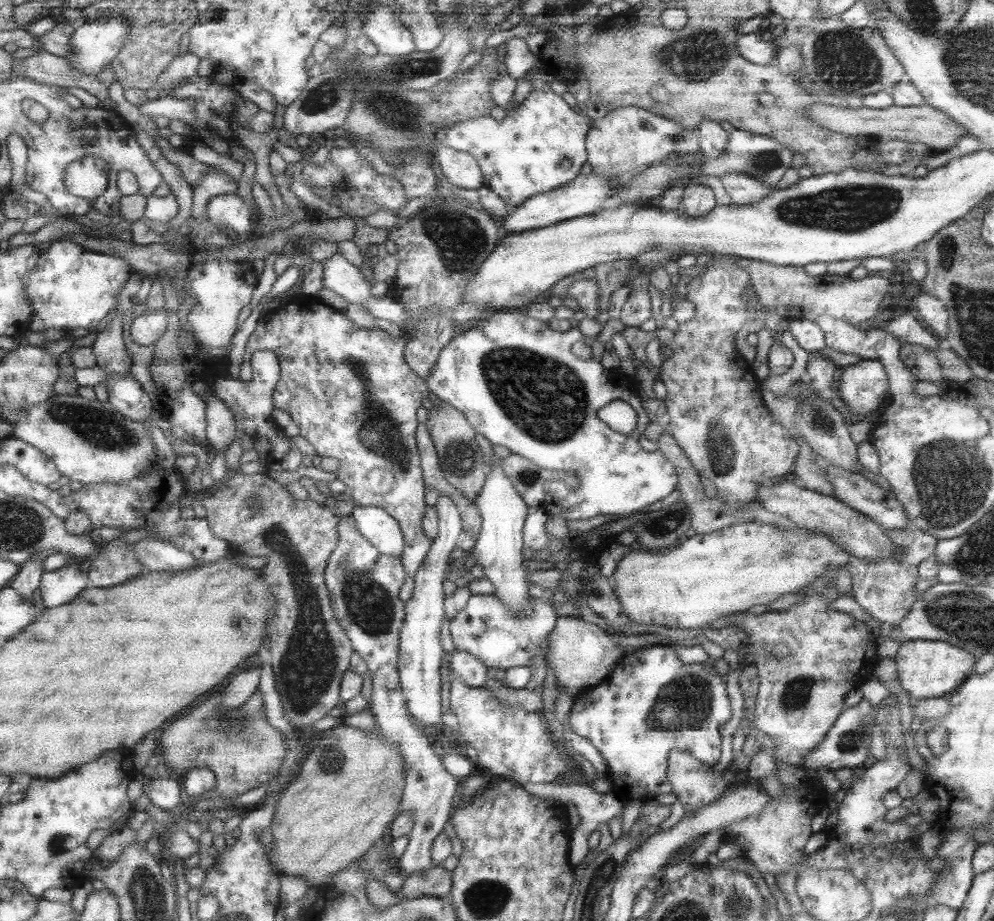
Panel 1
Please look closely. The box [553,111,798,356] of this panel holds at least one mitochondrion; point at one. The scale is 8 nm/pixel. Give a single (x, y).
(761, 163)

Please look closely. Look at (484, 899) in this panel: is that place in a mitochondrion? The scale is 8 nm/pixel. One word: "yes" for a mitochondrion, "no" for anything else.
yes

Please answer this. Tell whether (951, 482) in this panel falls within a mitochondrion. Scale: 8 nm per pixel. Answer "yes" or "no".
yes

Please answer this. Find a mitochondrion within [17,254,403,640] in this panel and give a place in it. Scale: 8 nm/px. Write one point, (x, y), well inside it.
(101, 429)

